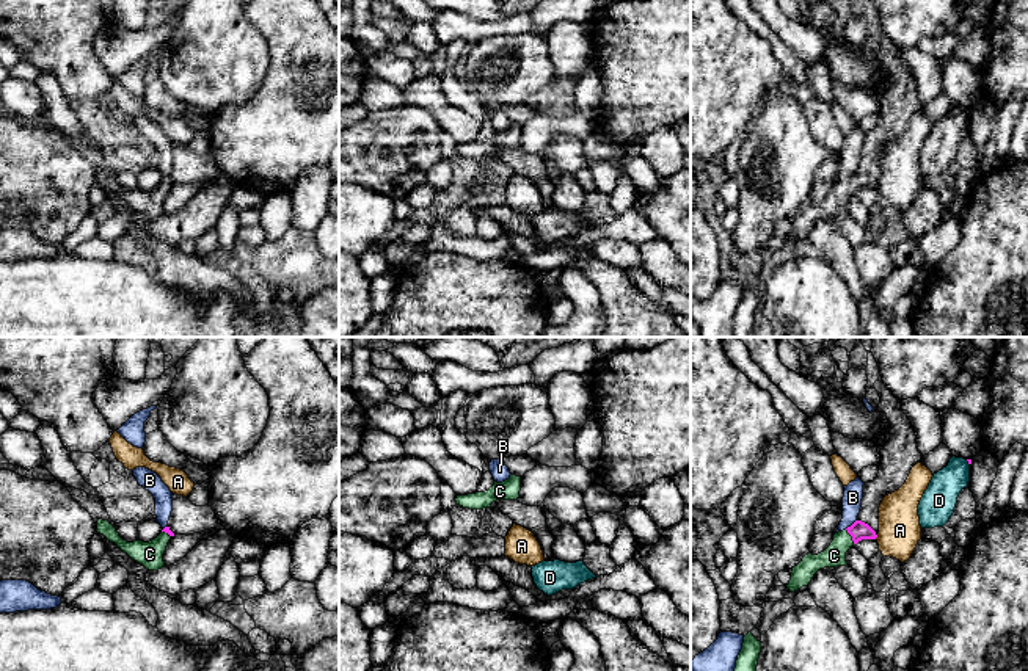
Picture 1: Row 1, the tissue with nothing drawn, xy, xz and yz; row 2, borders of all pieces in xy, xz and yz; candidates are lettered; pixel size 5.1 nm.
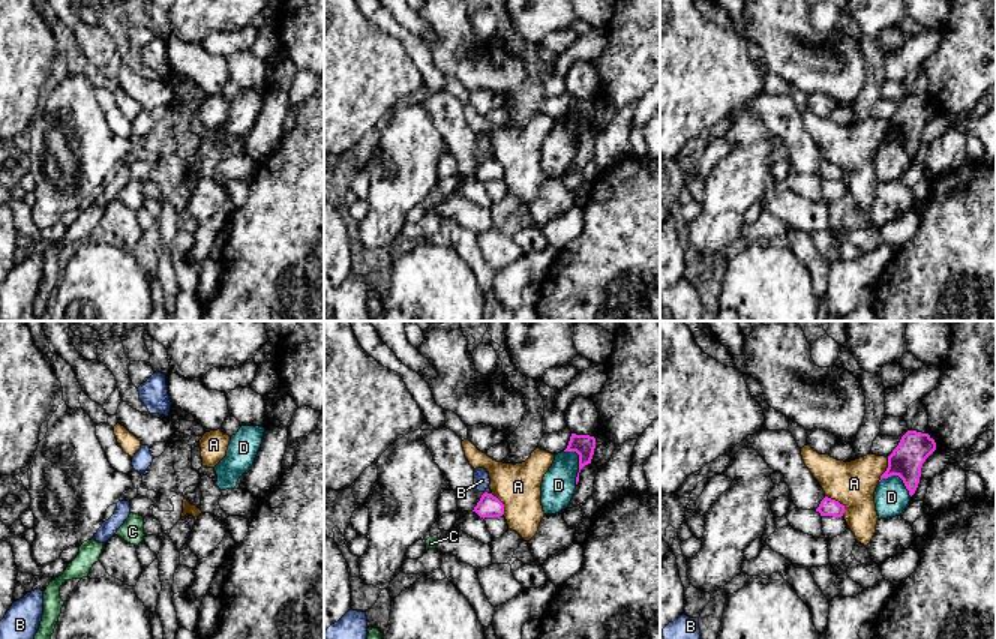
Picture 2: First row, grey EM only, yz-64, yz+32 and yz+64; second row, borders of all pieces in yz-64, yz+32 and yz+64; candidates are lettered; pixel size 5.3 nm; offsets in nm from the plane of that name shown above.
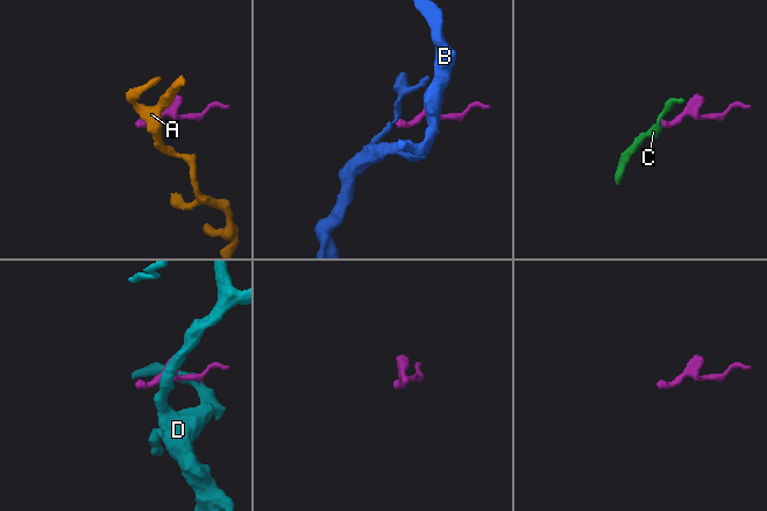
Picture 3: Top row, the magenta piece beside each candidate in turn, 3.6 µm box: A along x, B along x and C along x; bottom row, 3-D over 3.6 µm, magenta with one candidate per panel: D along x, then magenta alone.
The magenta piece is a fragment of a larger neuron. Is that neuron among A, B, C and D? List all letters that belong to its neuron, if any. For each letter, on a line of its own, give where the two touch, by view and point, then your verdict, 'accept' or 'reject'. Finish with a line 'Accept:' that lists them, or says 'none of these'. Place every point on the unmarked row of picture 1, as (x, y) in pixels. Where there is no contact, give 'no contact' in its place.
A: meets magenta in yz at (876, 185); reject
B: meets magenta in yz at (851, 174); reject
C: meets magenta in yz at (851, 184); accept
D: meets magenta in yz at (969, 112); reject
Accept: C

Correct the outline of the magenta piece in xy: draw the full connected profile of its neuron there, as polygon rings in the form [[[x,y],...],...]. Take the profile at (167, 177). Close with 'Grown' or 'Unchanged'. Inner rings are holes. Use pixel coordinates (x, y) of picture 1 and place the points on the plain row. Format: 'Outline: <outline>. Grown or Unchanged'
Outline: [[[104,168],[97,169],[97,182],[104,183],[110,191],[115,191],[124,202],[149,219],[159,219],[165,215],[163,202],[170,188],[174,185],[170,176],[165,176],[162,182],[149,191],[140,188],[127,191],[119,185],[116,177]]]. Grown

